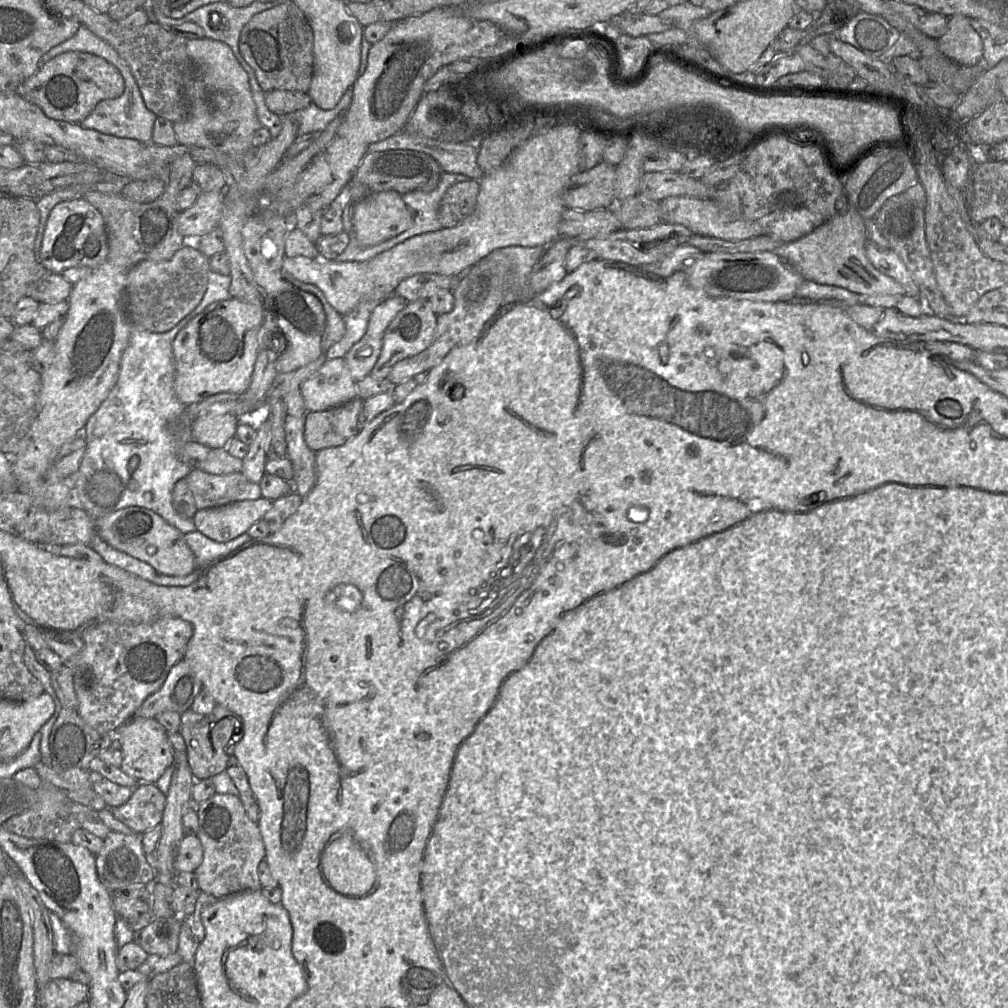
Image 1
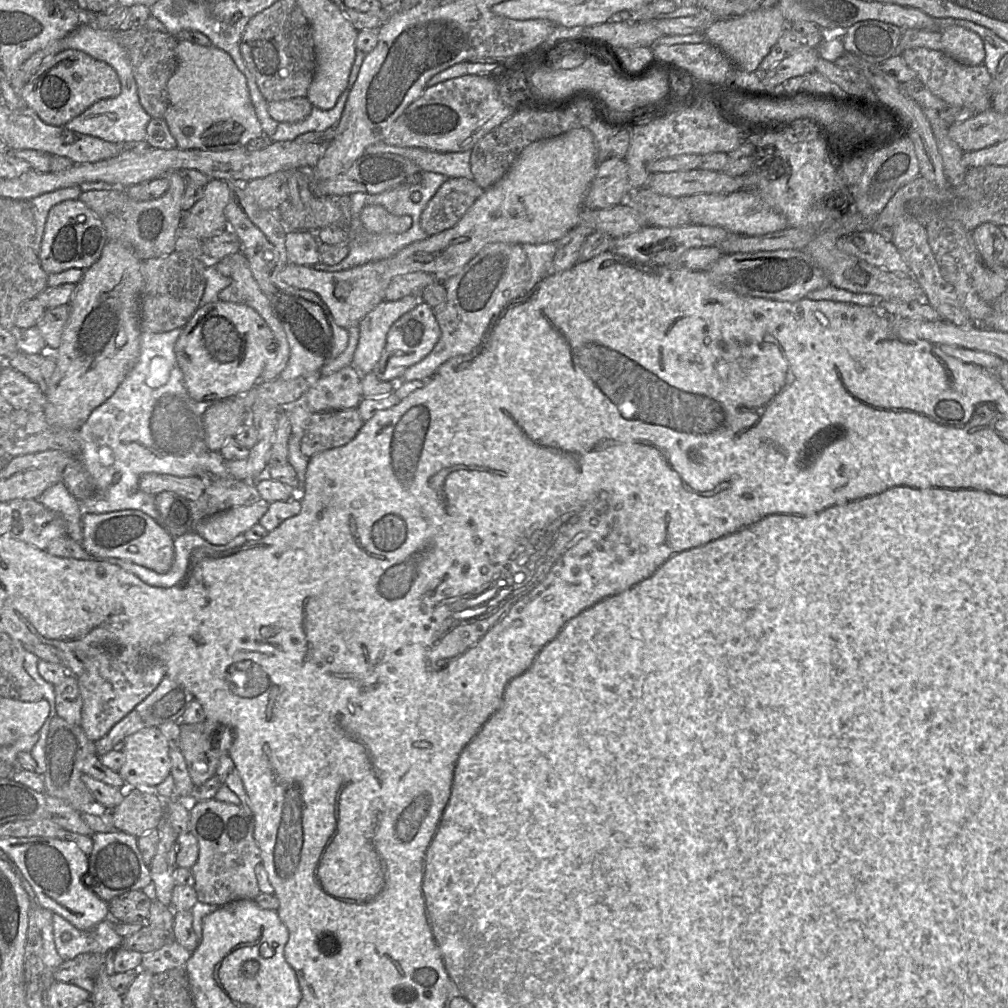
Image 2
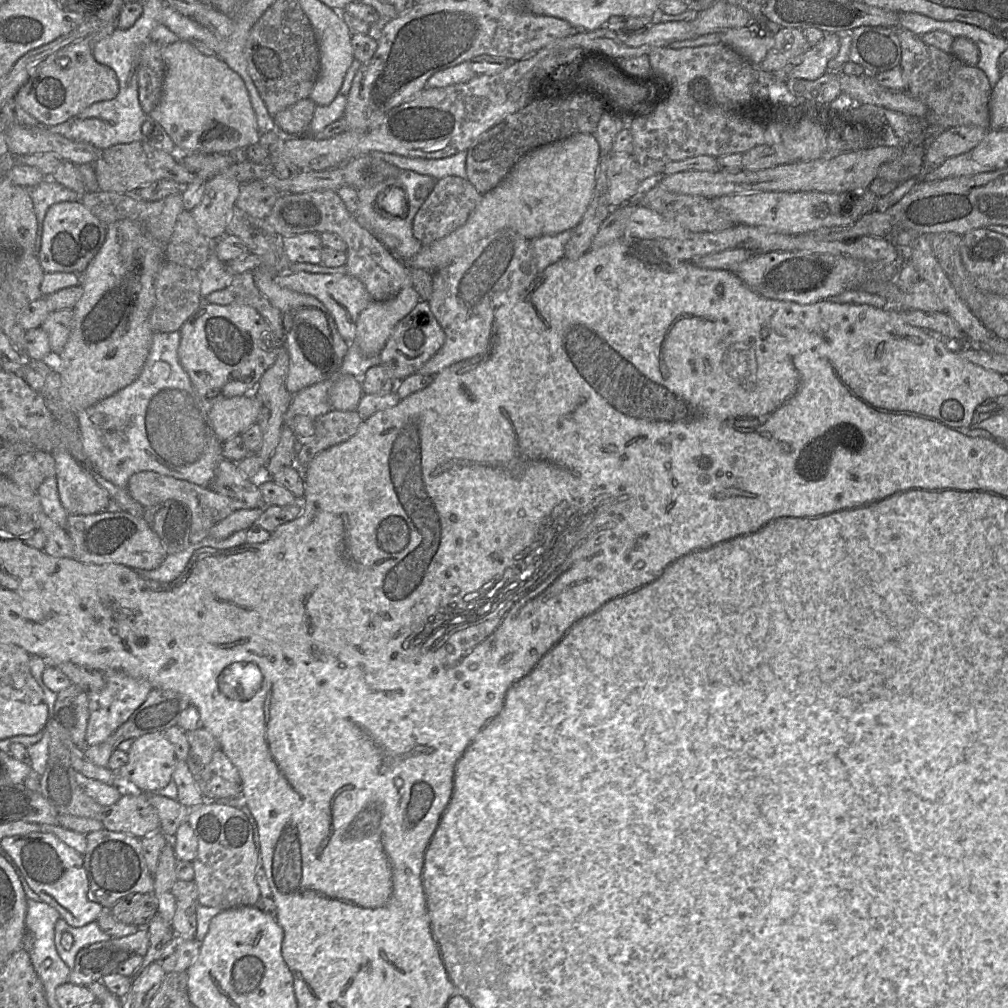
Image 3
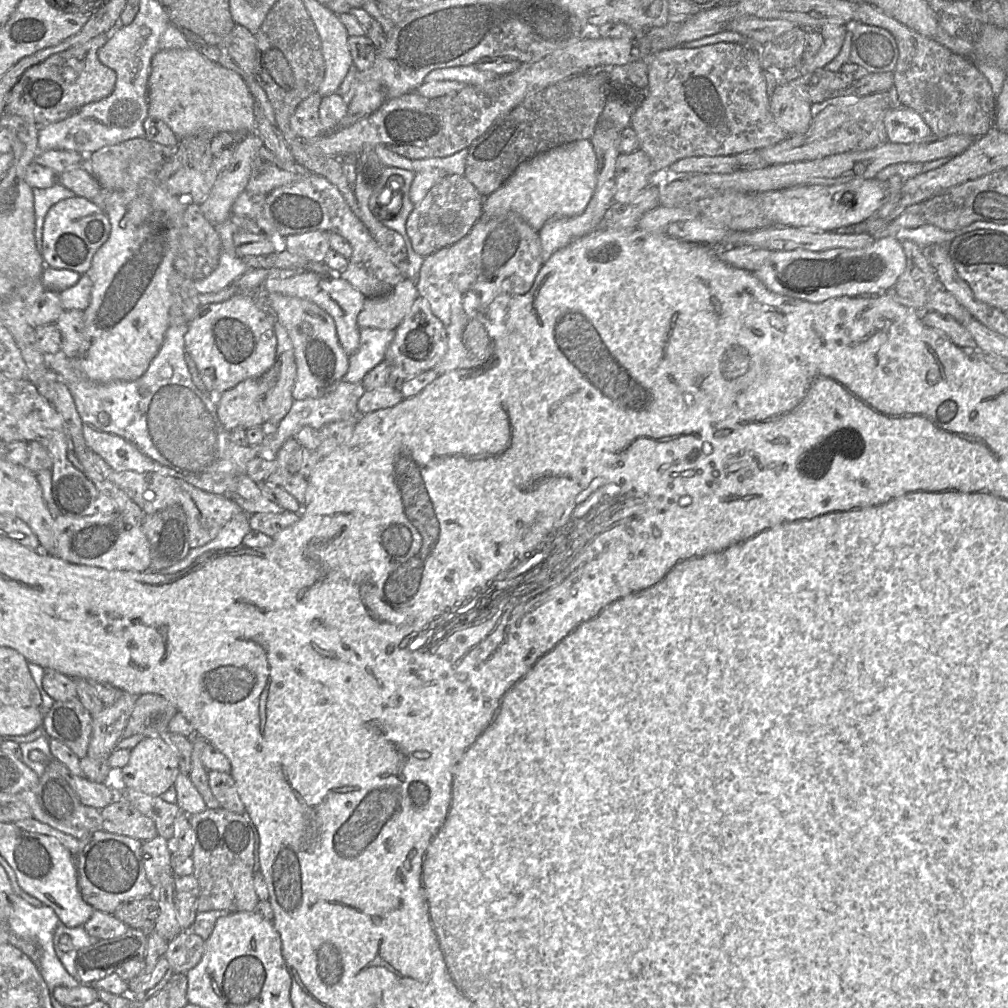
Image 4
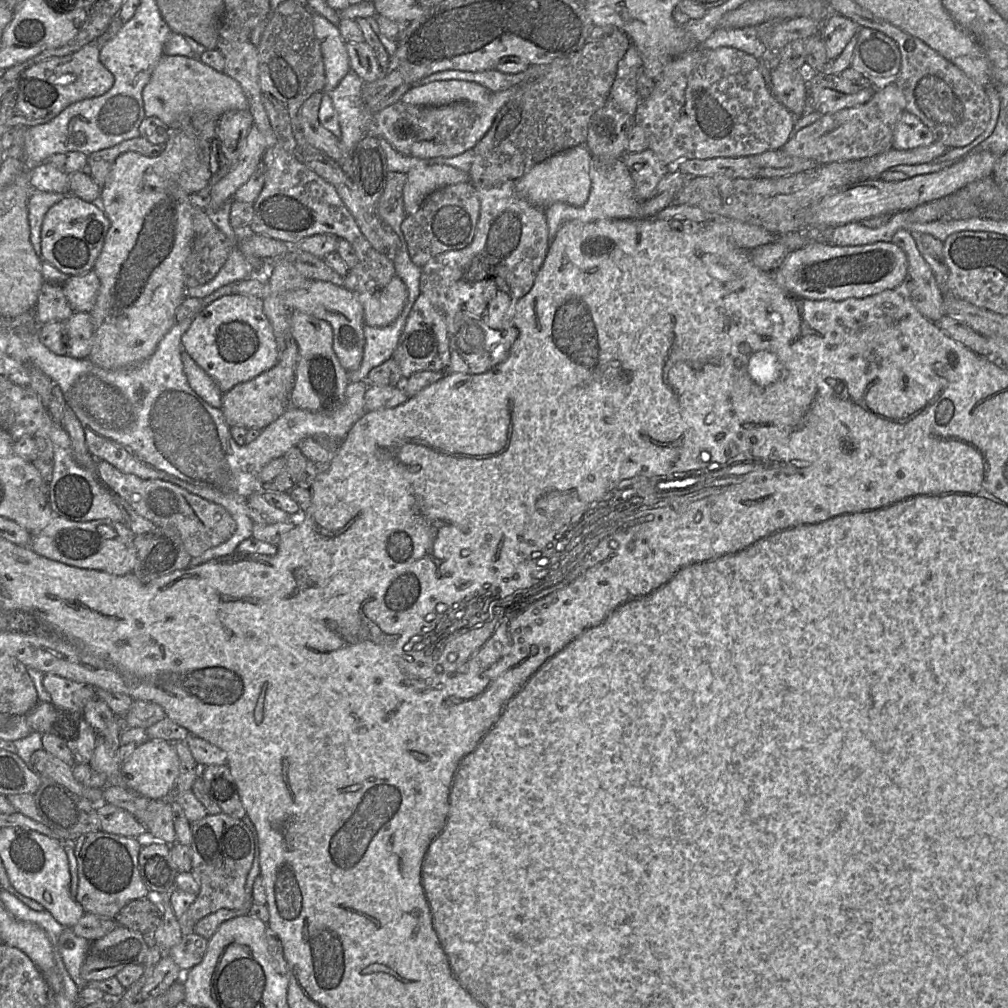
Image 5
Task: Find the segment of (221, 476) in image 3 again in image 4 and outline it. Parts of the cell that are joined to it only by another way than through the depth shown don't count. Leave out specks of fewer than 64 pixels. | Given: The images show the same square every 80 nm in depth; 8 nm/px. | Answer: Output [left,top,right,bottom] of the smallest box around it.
[230,475,284,515]

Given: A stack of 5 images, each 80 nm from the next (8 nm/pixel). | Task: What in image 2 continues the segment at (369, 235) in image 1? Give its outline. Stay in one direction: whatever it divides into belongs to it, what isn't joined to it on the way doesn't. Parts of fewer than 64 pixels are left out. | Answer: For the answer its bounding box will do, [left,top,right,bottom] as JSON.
[360,205,412,233]

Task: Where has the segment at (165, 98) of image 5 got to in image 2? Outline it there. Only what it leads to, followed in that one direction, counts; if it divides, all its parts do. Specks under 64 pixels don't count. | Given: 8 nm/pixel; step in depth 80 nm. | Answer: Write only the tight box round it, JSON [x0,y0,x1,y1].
[163,40,263,151]

